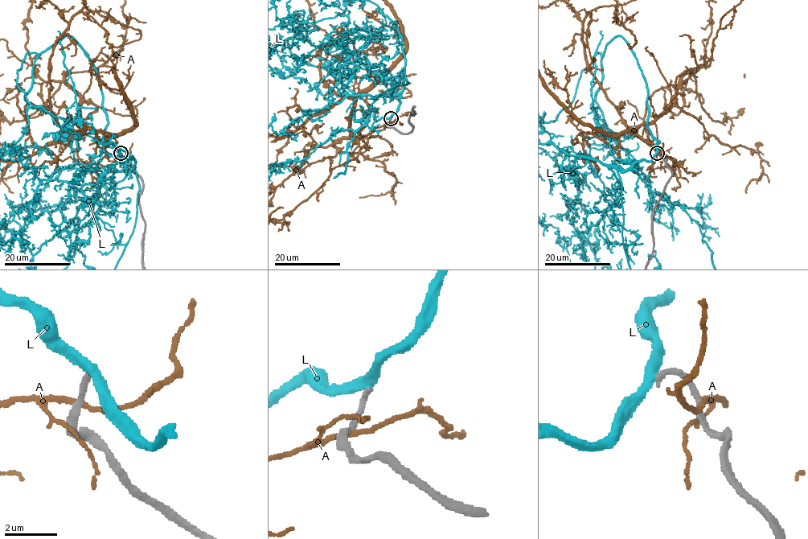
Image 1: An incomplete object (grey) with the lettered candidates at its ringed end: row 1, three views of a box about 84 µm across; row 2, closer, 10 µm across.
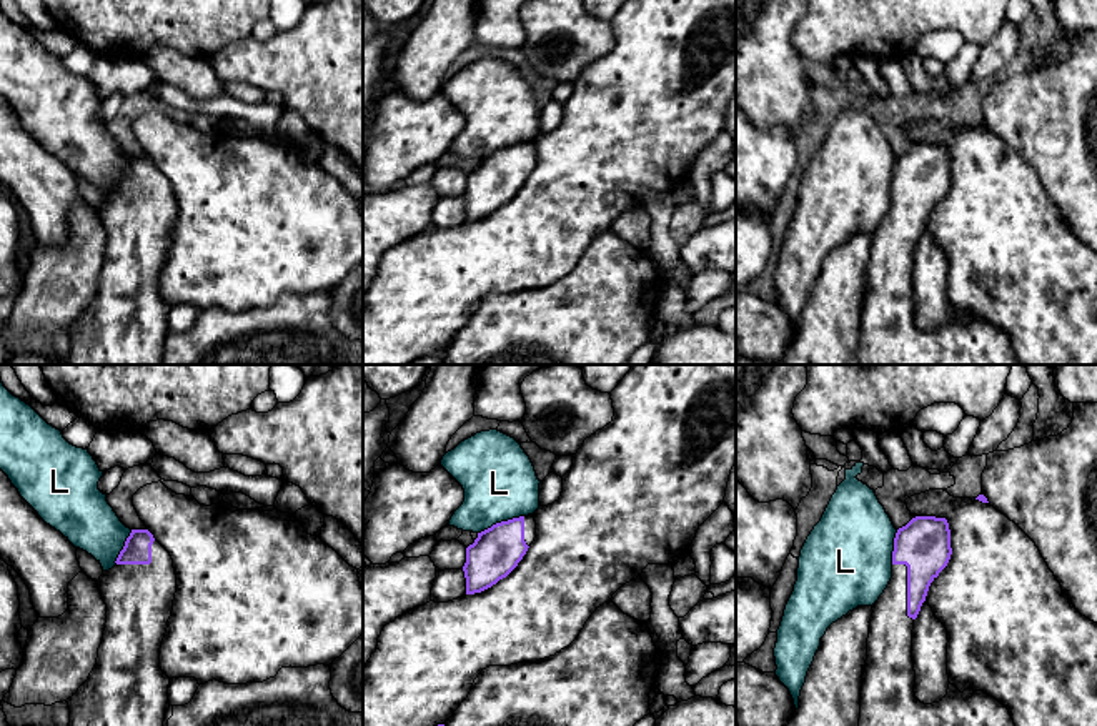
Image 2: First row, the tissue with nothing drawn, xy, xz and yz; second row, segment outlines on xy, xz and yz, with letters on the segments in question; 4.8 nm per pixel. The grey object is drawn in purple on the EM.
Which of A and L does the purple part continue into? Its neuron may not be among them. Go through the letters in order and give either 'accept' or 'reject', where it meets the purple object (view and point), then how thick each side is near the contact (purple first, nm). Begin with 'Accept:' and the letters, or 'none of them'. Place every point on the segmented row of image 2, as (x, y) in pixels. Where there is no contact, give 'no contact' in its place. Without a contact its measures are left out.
Accept: none of them
A: reject; no contact
L: reject; meets purple in xz at (501, 522); 240 nm thick on the purple side, 360 nm on the other

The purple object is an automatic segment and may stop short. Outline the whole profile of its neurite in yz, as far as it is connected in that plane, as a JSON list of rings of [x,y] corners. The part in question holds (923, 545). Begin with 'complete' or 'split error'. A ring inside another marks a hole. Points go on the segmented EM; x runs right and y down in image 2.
split error; [[[916,516],[894,538],[892,578],[872,604],[867,659],[862,671],[859,726],[1015,726],[1009,709],[984,691],[960,693],[949,683],[947,694],[932,704],[916,698],[912,629],[931,583],[947,566],[952,554],[946,518]]]

